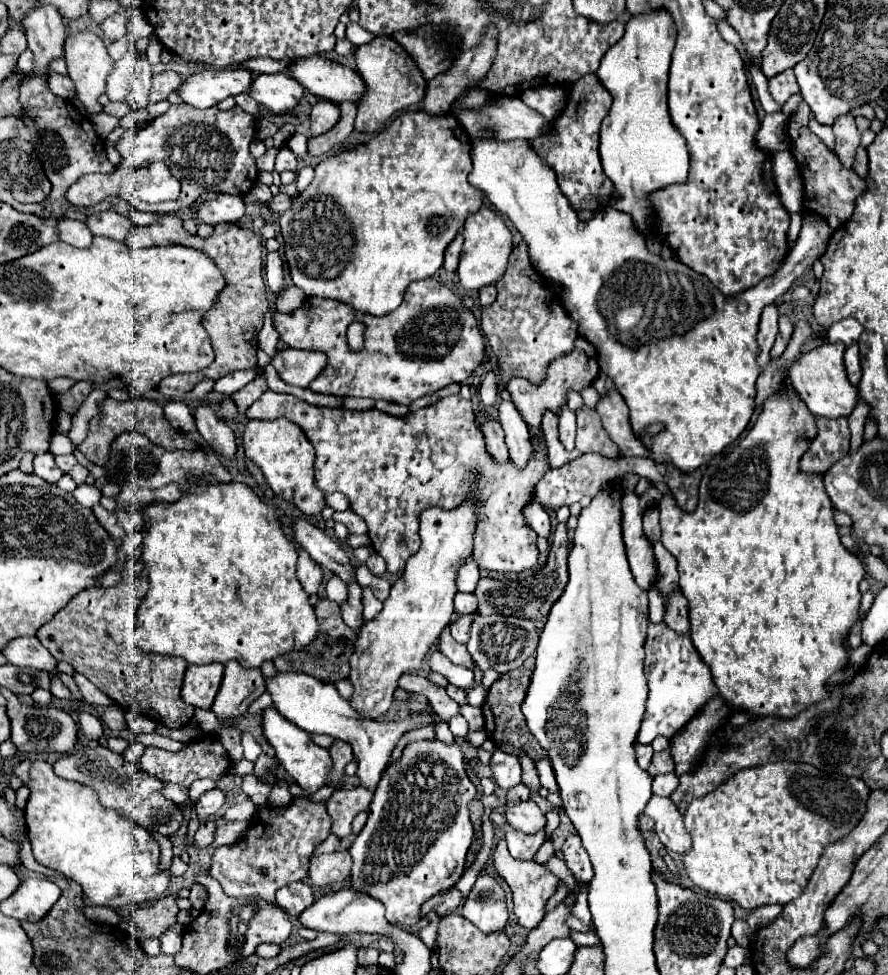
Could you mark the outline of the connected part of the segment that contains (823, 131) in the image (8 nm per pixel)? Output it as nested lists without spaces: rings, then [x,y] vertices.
[[[817,120],[816,123],[811,123],[809,127],[814,134],[816,134],[832,152],[834,152],[835,146],[835,135],[833,133],[832,127],[822,125]]]

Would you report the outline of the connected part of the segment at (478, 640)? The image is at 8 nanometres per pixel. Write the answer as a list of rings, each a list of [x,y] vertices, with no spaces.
[[[480,614],[480,624],[472,624],[472,638],[468,640],[466,646],[480,670],[494,668],[496,672],[504,674],[514,668],[520,668],[524,660],[536,652],[538,636],[540,636],[538,626],[530,618],[504,616],[504,614],[490,614],[490,616]]]

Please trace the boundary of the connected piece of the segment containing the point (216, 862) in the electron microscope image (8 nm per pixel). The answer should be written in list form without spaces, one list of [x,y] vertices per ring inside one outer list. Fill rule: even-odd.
[[[294,796],[292,802],[282,810],[262,806],[260,812],[254,816],[254,822],[246,828],[246,838],[240,838],[236,844],[220,846],[214,850],[212,864],[210,864],[208,872],[212,878],[216,878],[222,884],[226,896],[256,898],[256,900],[264,900],[264,902],[276,906],[276,892],[282,886],[308,876],[308,860],[310,860],[312,852],[316,850],[316,846],[328,838],[330,826],[332,826],[332,822],[330,822],[326,804],[324,802],[312,802],[306,796]]]

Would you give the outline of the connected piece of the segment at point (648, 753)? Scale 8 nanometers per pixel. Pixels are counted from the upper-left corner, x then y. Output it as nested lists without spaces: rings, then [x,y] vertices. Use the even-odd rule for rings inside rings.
[[[636,742],[634,744],[634,752],[636,752],[636,760],[638,760],[638,766],[640,768],[648,768],[648,764],[650,764],[650,758],[652,758],[652,746],[650,744],[640,744],[640,742]]]

